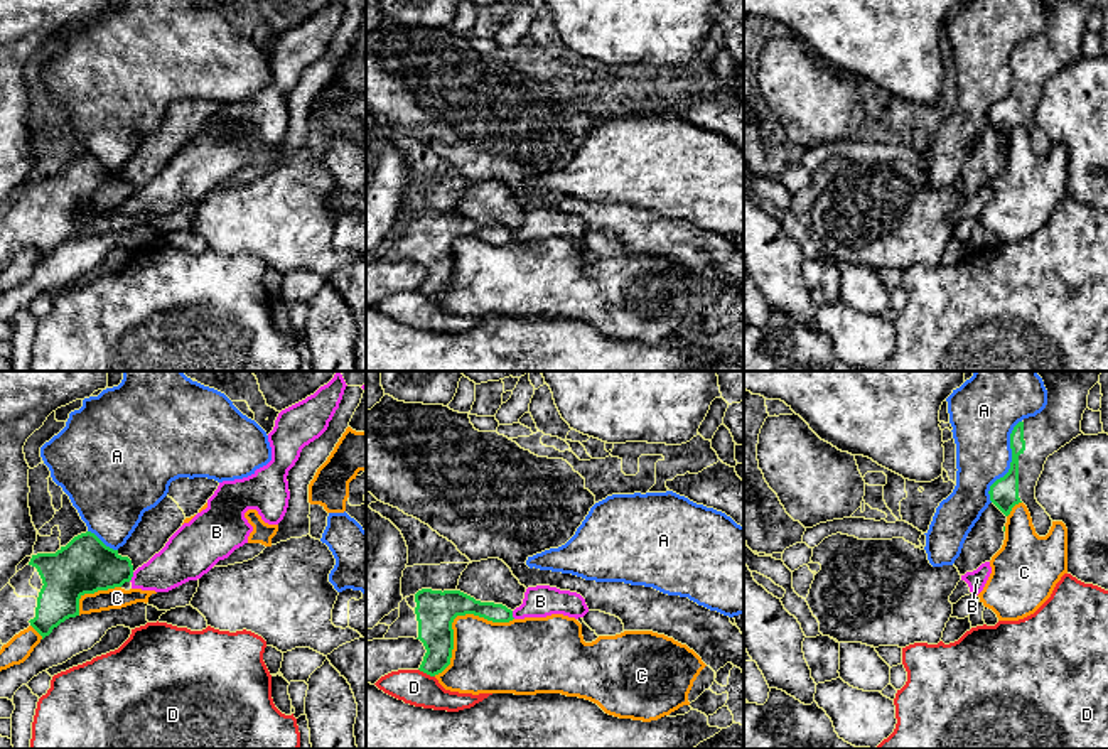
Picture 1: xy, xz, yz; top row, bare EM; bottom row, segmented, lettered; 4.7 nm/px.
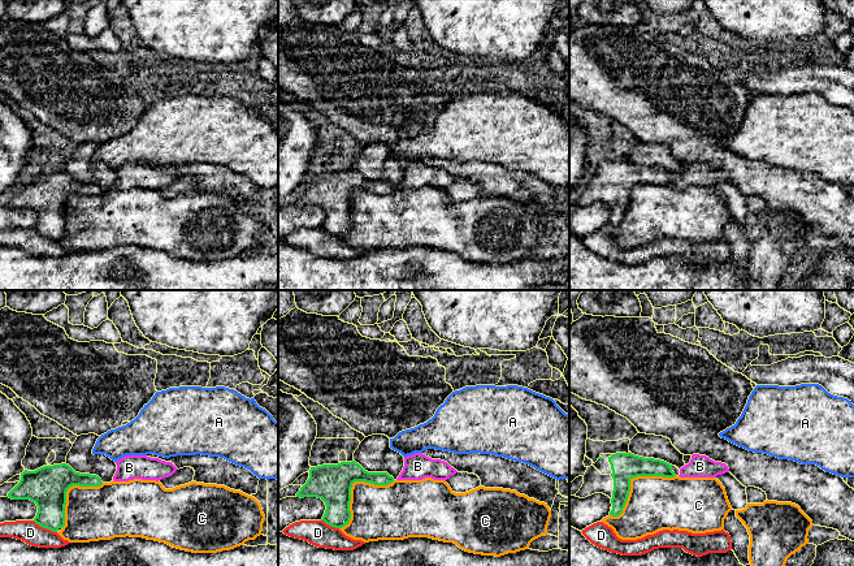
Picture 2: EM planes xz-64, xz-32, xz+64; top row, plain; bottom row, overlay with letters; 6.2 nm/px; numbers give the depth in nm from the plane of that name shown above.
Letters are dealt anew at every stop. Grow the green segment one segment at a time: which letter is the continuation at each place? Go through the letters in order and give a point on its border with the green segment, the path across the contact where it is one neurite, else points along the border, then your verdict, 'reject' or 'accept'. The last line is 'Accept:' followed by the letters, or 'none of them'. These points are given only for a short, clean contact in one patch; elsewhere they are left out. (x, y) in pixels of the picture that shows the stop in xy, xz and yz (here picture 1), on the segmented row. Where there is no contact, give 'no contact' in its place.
A: meets green in yz at (1011, 463); reject
B: meets green in xy at (132, 576); border along xy (134, 572), (129, 581); reject
C: meets green in xz at (454, 618); reject
D: meets green in xz at (427, 673); border along xz (419, 668), (434, 677); reject
Accept: none of them

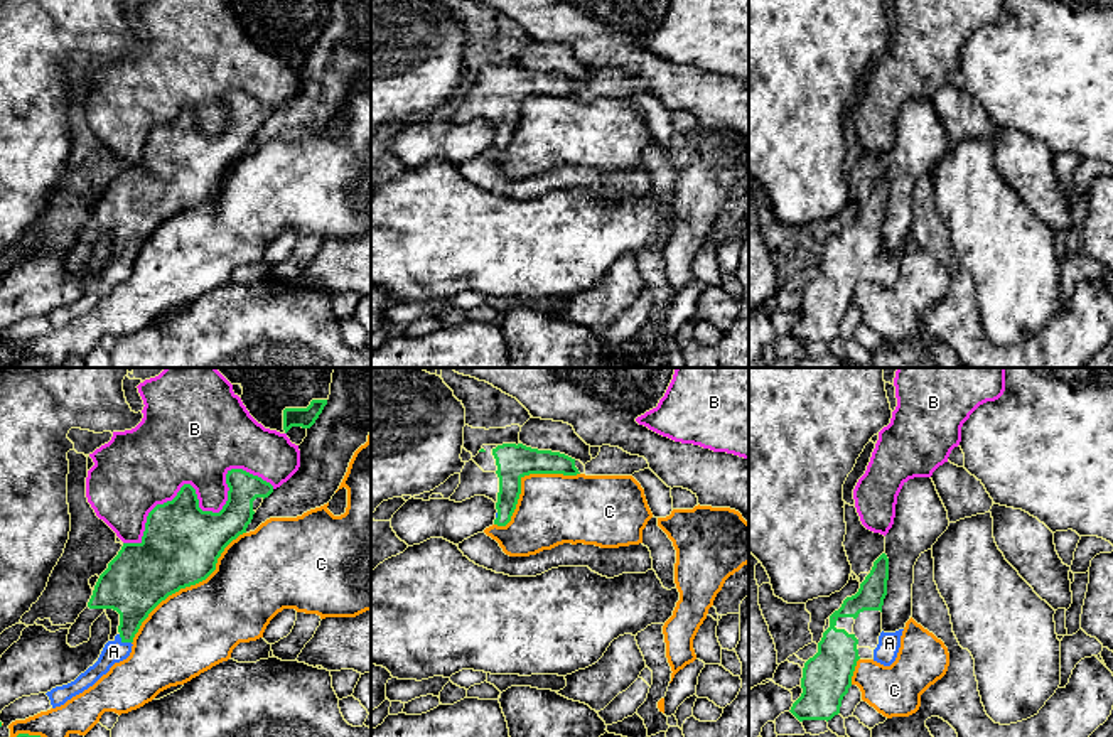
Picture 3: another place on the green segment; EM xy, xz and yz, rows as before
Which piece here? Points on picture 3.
A: meets green in xy at (123, 641); accept
B: meets green in xy at (198, 503); reject
C: meets green in xy at (188, 586); reject
Accept: A

